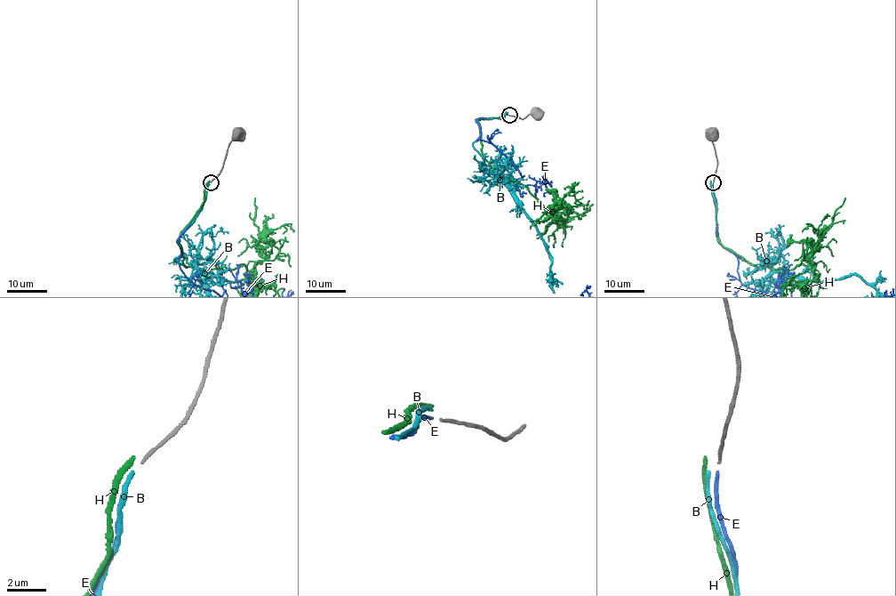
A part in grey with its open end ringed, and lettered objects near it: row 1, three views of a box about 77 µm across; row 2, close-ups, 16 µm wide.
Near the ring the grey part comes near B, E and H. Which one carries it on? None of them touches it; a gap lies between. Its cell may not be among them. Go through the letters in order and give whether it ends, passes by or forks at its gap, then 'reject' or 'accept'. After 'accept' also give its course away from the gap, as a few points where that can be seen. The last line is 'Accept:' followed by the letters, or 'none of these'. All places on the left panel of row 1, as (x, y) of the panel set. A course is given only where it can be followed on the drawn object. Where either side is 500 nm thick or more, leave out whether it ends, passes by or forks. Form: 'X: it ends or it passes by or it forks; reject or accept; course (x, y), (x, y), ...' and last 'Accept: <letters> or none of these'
B: it ends; reject
E: it ends; accept
H: it ends; reject
Accept: E

